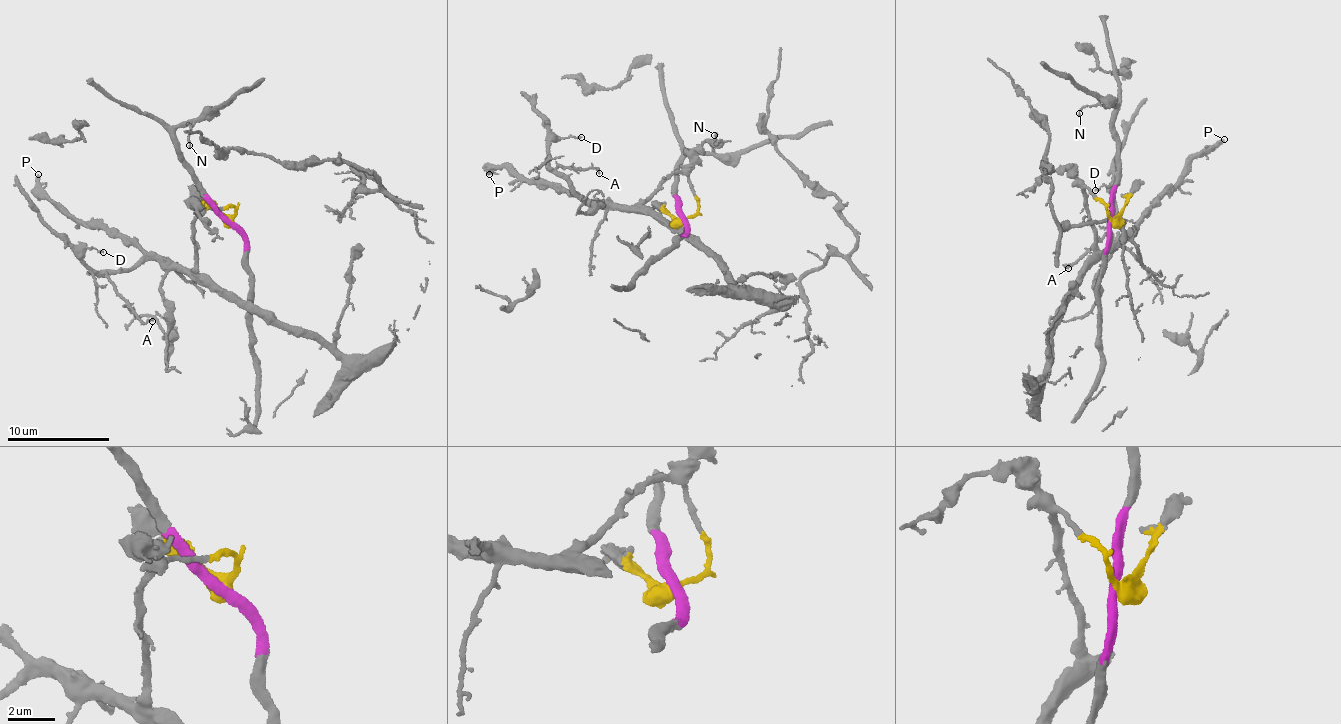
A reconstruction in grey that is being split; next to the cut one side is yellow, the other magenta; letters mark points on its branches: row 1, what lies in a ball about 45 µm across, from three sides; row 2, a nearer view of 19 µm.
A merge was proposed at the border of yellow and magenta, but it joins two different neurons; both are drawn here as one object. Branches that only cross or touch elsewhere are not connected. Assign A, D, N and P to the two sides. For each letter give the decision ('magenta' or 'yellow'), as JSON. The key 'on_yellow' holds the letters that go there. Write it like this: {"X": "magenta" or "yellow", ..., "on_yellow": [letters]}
{"A": "yellow", "D": "yellow", "N": "magenta", "P": "yellow", "on_yellow": ["A", "D", "P"]}

